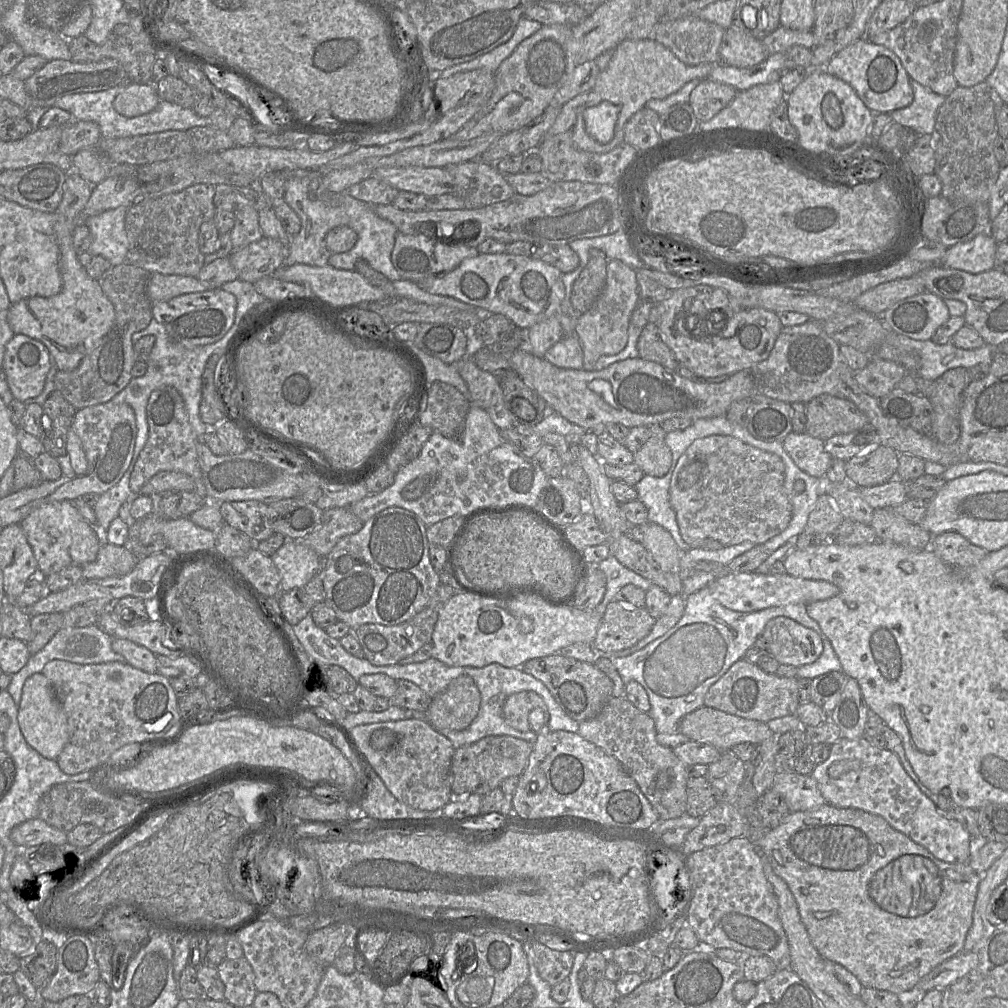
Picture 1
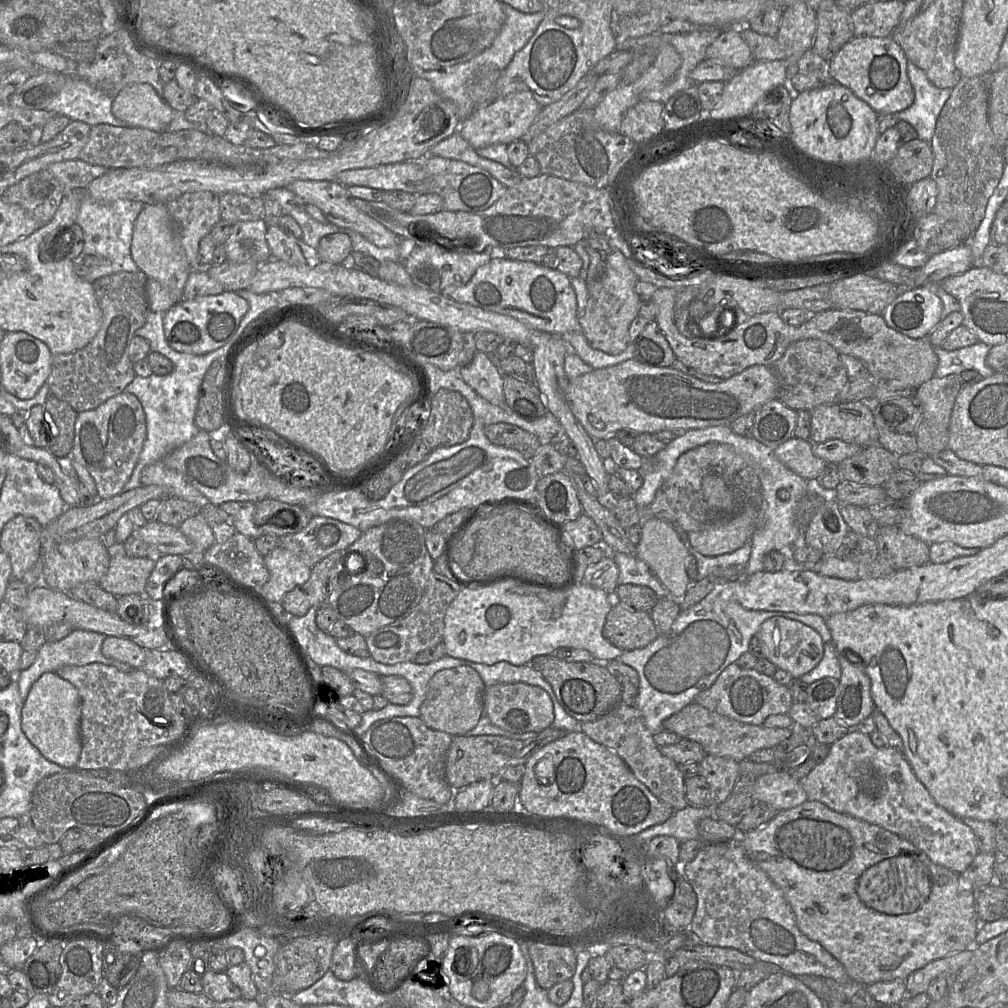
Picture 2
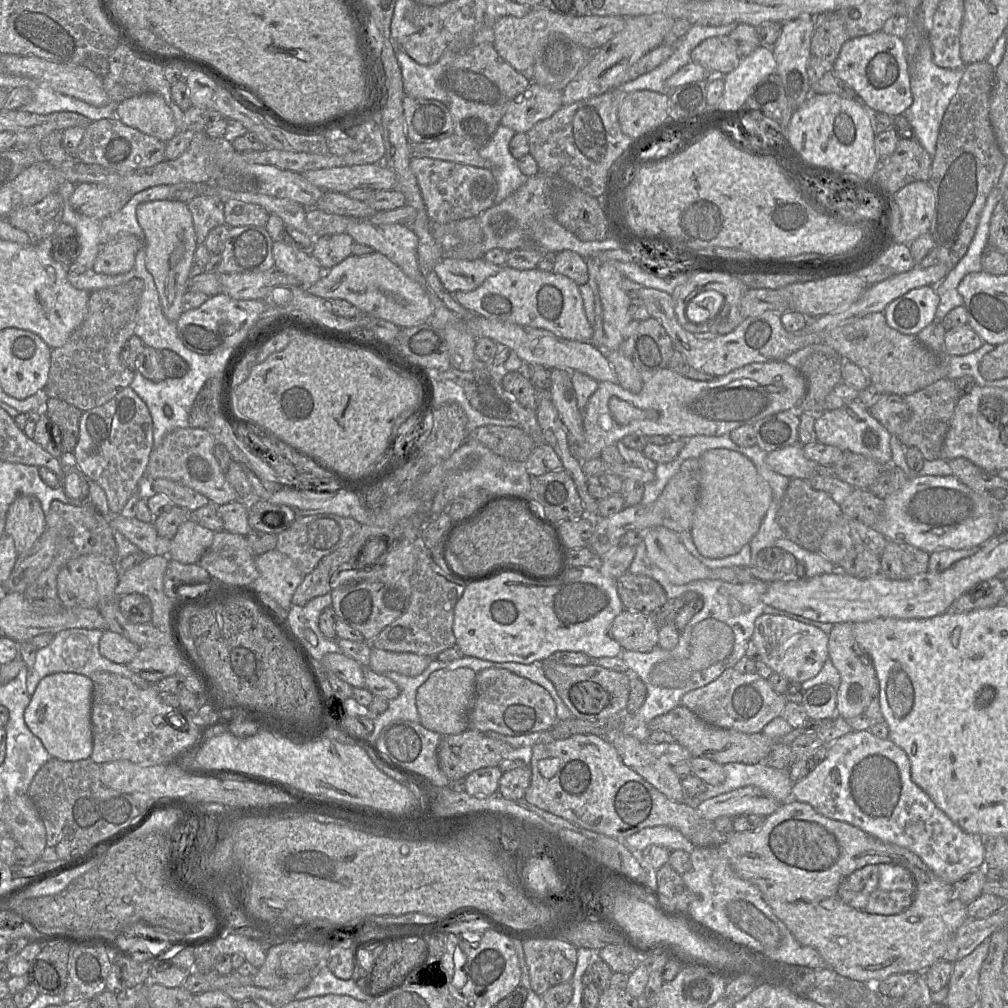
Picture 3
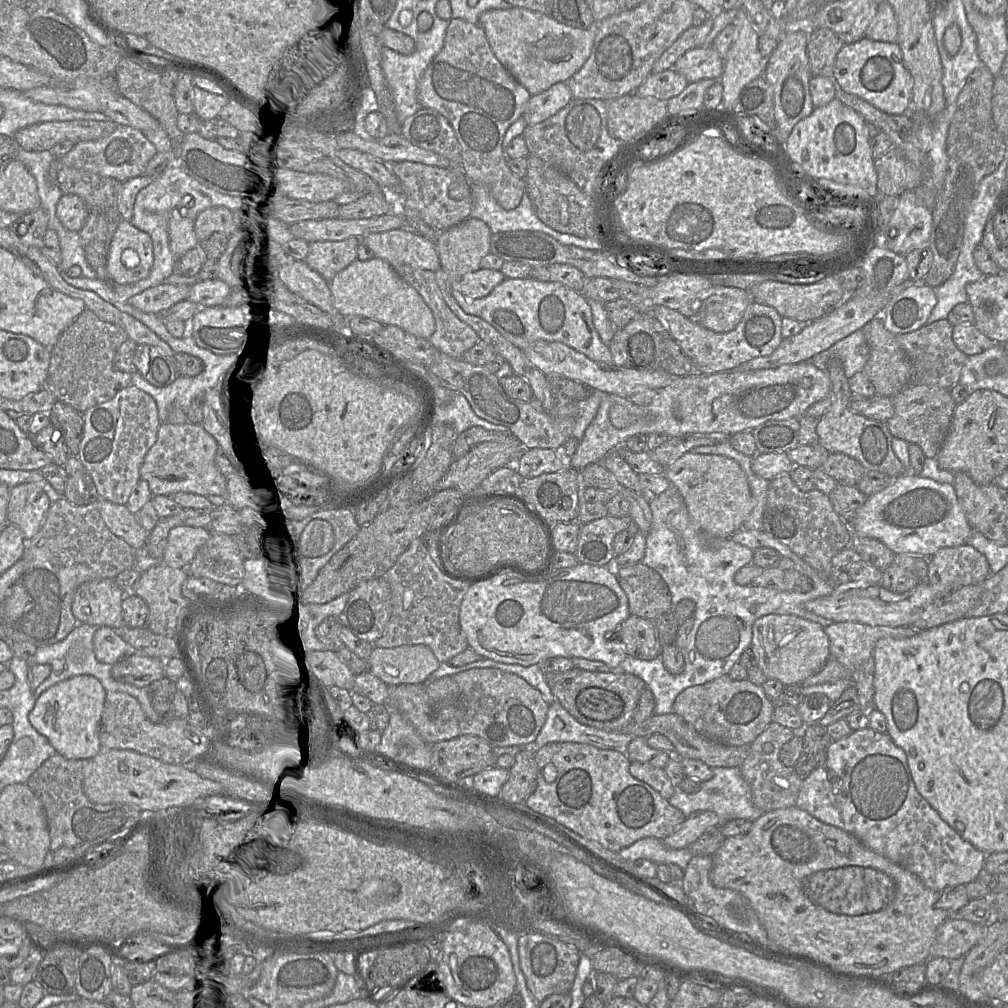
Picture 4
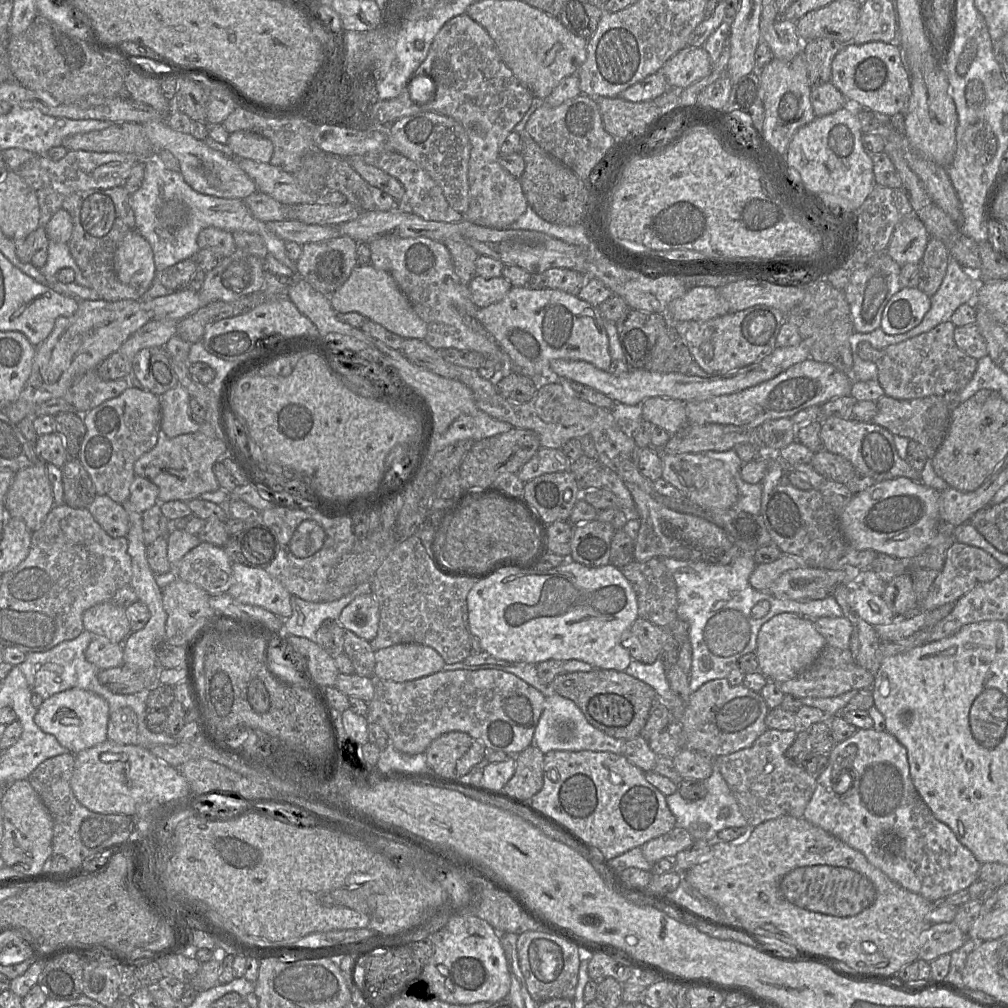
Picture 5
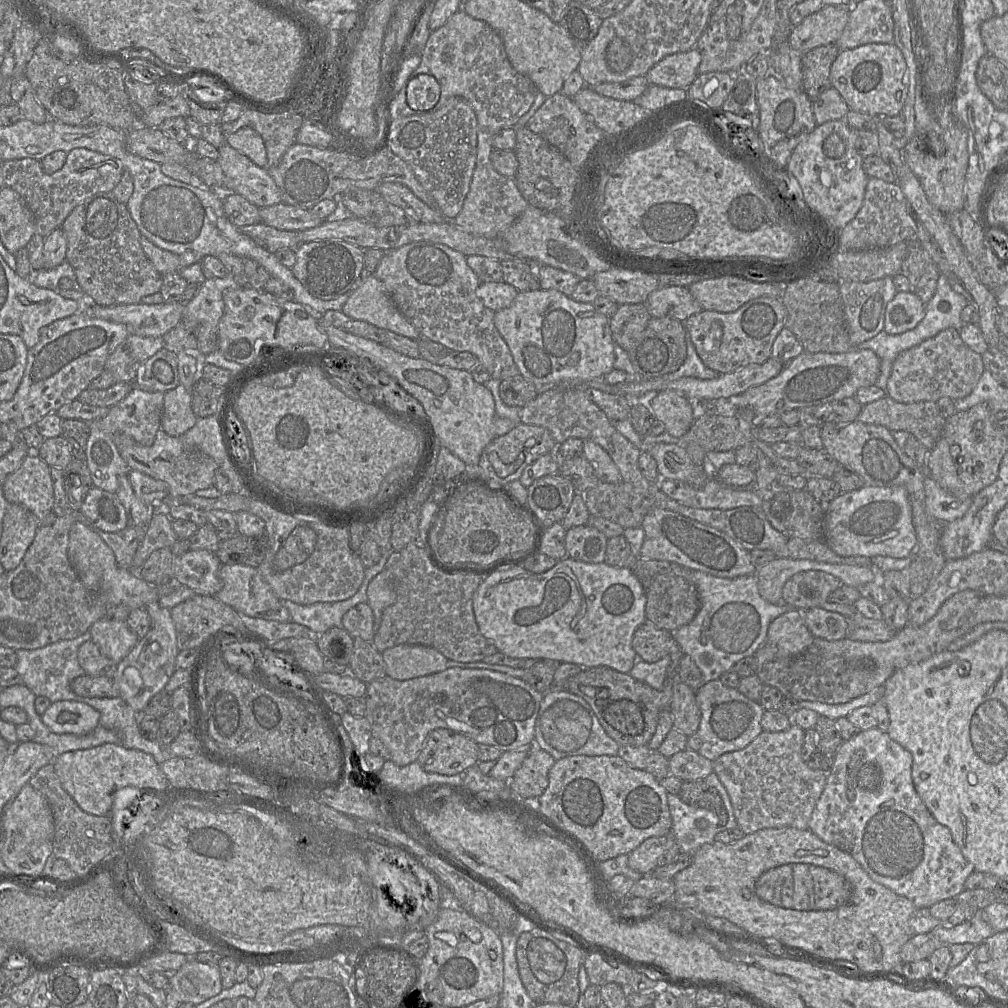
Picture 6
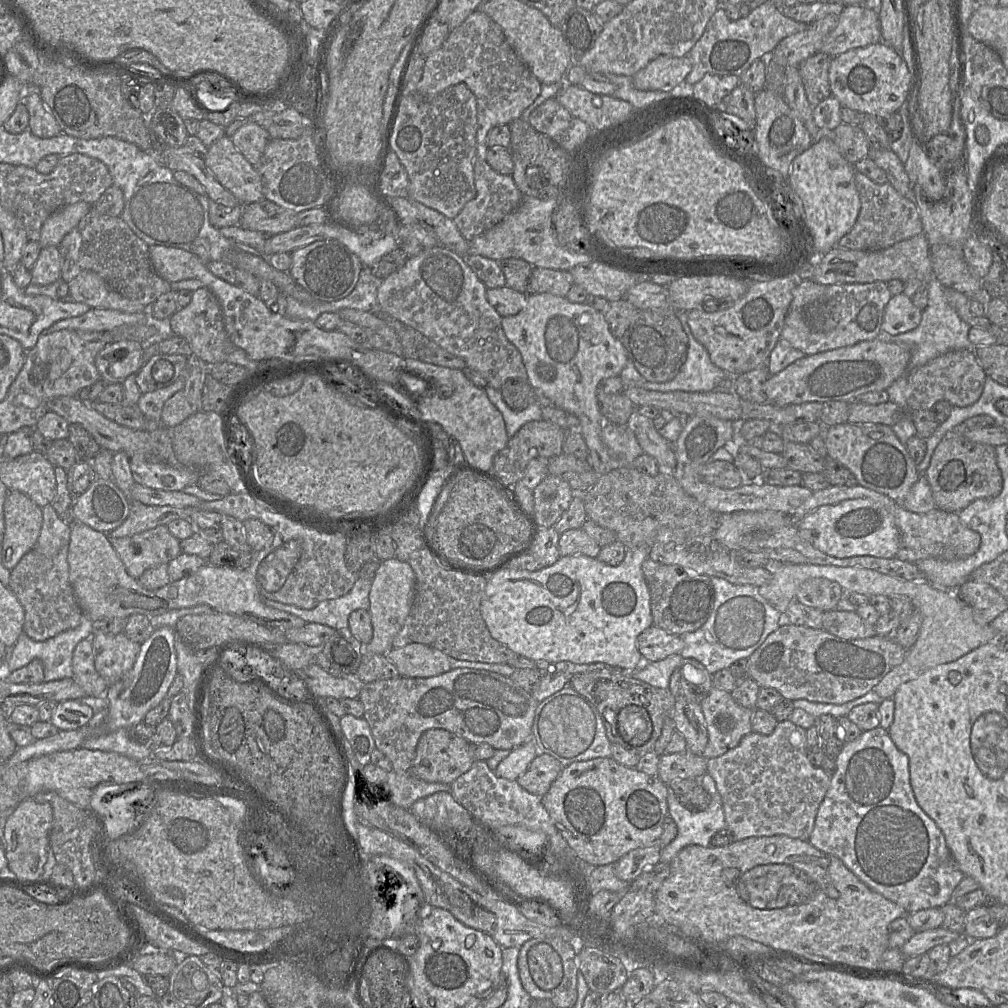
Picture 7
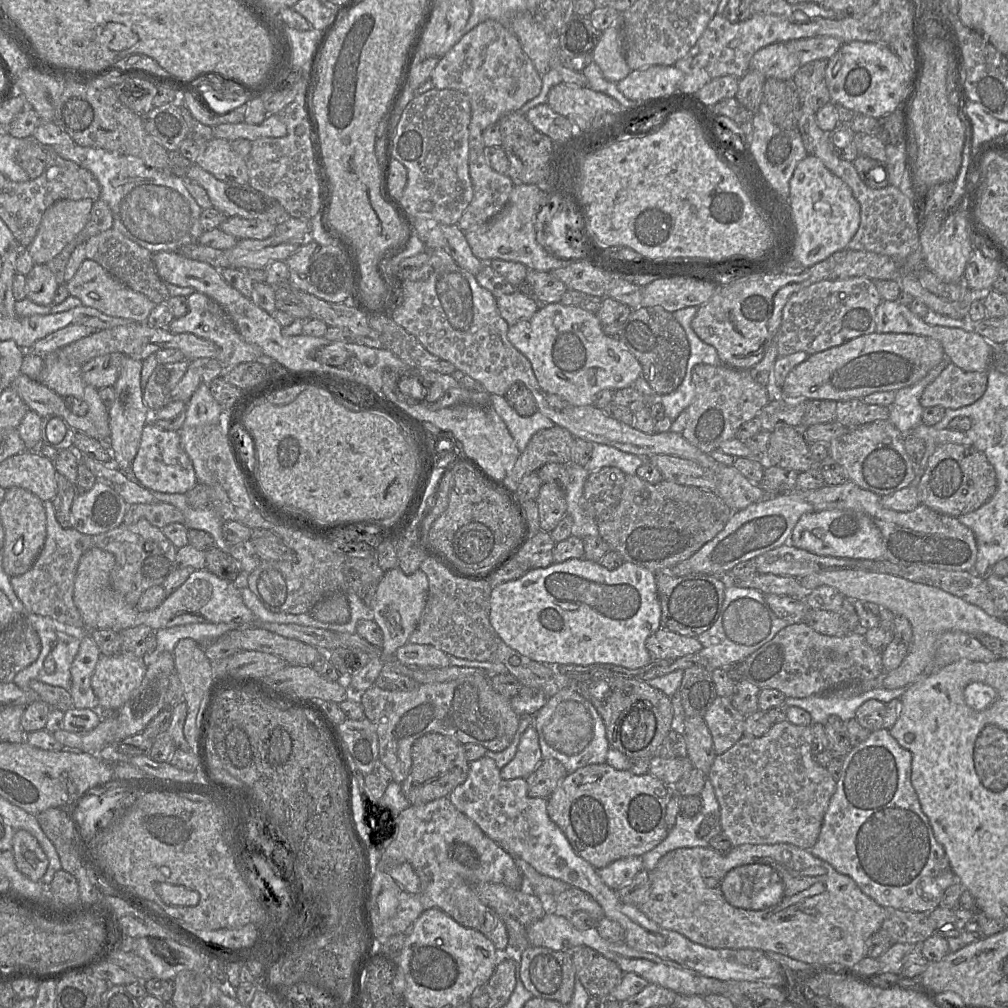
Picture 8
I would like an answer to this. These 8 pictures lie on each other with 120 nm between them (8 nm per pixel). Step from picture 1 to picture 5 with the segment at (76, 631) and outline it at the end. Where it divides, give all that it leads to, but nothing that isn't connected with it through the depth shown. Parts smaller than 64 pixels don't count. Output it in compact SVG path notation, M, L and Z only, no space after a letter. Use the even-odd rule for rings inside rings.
M87 630L75 639L63 641L50 650L44 652L30 652L26 654L23 663L17 665L32 692L40 695L44 700L52 695L71 689L80 688L91 691L104 698L109 705L110 712L115 712L122 707L130 707L137 716L139 735L142 737L142 745L175 745L178 742L176 737L171 737L164 732L155 733L148 729L146 716L148 708L145 704L144 694L115 694L98 681L98 669L94 664L85 658L85 651L93 638L93 634Z

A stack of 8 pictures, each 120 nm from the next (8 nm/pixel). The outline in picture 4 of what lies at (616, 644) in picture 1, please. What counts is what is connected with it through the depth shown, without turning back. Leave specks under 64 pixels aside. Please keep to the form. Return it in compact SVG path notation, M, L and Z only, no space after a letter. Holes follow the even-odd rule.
M630 615L611 638L623 643L627 655L633 658L649 661L660 656L654 620Z

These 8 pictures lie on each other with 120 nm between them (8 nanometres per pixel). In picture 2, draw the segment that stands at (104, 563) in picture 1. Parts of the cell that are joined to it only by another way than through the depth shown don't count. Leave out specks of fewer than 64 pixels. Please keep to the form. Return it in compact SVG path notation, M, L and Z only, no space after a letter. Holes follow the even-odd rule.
M122 550L110 551L107 573L98 582L99 586L116 597L137 594L146 596L145 587L153 571L156 557L131 558Z

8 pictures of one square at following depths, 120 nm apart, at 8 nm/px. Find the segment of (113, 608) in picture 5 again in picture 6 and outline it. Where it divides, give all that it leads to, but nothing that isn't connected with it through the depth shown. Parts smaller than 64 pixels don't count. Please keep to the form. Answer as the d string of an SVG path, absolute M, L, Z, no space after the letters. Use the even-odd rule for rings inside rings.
M102 618L90 627L89 632L91 641L101 653L117 664L128 655L139 640L125 621Z

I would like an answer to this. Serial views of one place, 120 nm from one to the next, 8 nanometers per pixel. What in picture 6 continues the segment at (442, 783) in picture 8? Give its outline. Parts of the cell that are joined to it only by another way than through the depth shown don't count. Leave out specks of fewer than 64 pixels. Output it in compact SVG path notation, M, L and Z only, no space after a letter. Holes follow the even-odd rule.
M437 728L425 738L417 762L429 773L460 774L478 764L478 744L460 733Z

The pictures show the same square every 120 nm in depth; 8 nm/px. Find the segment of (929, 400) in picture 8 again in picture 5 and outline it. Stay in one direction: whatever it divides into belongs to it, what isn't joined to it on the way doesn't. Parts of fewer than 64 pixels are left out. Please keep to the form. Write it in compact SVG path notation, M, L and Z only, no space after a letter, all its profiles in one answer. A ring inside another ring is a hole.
M949 320L933 329L903 342L876 350L868 342L858 346L858 355L862 359L873 361L878 369L878 382L885 395L909 400L930 395L943 396L949 391L962 390L972 379L978 360L962 351L954 341L956 326Z

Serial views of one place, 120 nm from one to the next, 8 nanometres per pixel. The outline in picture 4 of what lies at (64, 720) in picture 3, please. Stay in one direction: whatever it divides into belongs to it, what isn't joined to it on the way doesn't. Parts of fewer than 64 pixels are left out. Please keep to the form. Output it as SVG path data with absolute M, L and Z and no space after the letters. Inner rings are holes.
M78 675L60 681L37 698L29 713L29 722L48 739L56 754L67 759L91 759L101 751L100 721L106 693L101 682L91 675Z

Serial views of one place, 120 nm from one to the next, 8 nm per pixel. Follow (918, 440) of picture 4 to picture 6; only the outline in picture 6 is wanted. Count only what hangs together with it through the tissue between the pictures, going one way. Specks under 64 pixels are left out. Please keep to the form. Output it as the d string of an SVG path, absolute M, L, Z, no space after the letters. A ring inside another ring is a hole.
M890 396L868 403L862 407L857 417L860 422L871 425L882 425L892 431L906 431L915 436L919 442L928 450L932 451L939 440L946 418L941 414L939 407L934 401L915 403L900 403Z

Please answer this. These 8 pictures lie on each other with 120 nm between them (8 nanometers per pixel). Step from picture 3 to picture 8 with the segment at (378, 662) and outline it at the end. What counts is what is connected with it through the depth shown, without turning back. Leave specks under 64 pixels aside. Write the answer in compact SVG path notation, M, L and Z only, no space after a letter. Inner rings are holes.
M406 643L395 652L395 658L404 665L444 668L450 666L448 654L429 644Z

